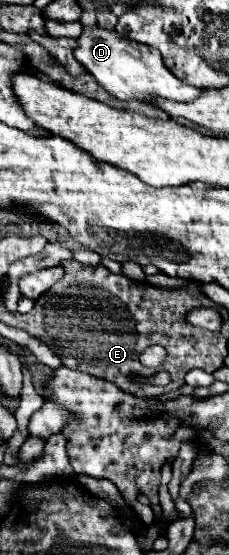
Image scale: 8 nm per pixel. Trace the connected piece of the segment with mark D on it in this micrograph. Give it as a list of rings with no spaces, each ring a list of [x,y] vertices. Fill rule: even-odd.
[[[84,28],[78,38],[78,48],[74,50],[76,60],[118,100],[140,100],[154,102],[156,98],[168,98],[174,102],[192,102],[202,94],[202,88],[188,86],[180,82],[162,62],[162,56],[156,48],[138,44],[134,40],[118,36],[114,30],[104,28]]]

